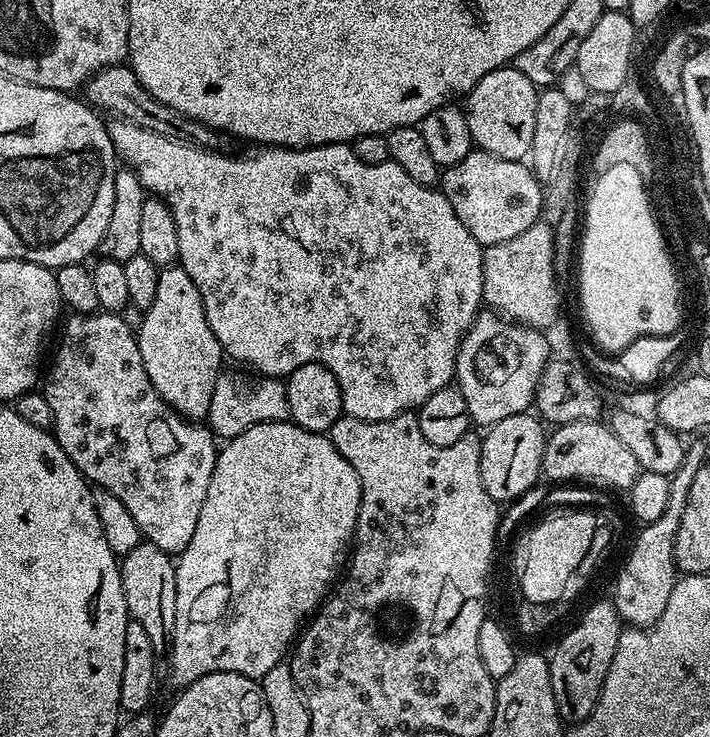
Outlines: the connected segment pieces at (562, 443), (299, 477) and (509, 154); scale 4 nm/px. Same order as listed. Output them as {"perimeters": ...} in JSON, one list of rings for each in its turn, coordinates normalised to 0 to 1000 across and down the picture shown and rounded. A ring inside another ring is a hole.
{"perimeters":[[[[844,569],[820,570],[779,579],[766,600],[761,634],[765,650],[783,651],[777,654],[827,654],[846,664],[889,662],[904,639],[901,628],[870,596],[870,589],[865,589],[855,574],[848,574]]],[[[399,570],[352,578],[352,583],[320,598],[304,615],[301,643],[296,643],[296,661],[290,665],[290,681],[285,681],[285,697],[279,697],[279,714],[273,714],[273,730],[268,730],[268,741],[262,741],[262,746],[252,750],[246,761],[251,824],[245,833],[242,877],[234,890],[244,925],[254,928],[252,931],[263,931],[279,925],[279,920],[303,912],[334,912],[342,917],[369,920],[376,912],[386,909],[386,904],[392,904],[407,889],[420,859],[430,851],[435,837],[456,818],[465,799],[475,791],[487,760],[487,750],[501,725],[506,691],[504,643],[499,643],[499,632],[493,632],[493,627],[487,627],[487,621],[476,616],[461,590],[438,586]]],[[[711,90],[680,103],[656,132],[659,170],[666,197],[701,214],[737,218],[752,193],[756,118],[725,90]],[[659,140],[659,141],[658,141]]]]}

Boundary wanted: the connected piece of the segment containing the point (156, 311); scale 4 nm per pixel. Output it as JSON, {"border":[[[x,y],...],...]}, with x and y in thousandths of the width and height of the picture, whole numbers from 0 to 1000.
{"border":[[[252,361],[225,365],[223,393],[217,393],[217,410],[201,419],[200,442],[190,449],[194,475],[200,480],[200,497],[223,529],[223,535],[252,564],[282,573],[296,556],[296,539],[313,503],[313,479],[296,437],[290,437],[290,421],[279,399],[279,388],[268,383],[268,372]]]}

